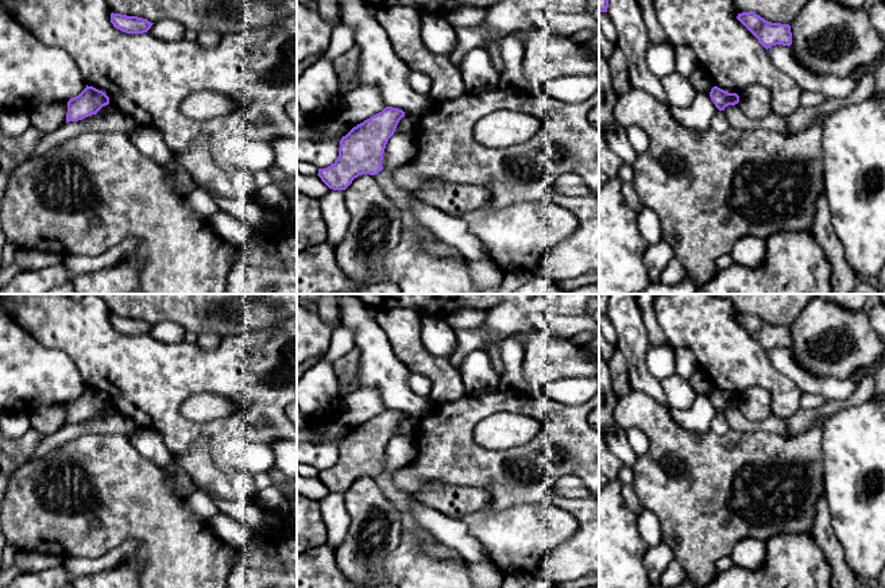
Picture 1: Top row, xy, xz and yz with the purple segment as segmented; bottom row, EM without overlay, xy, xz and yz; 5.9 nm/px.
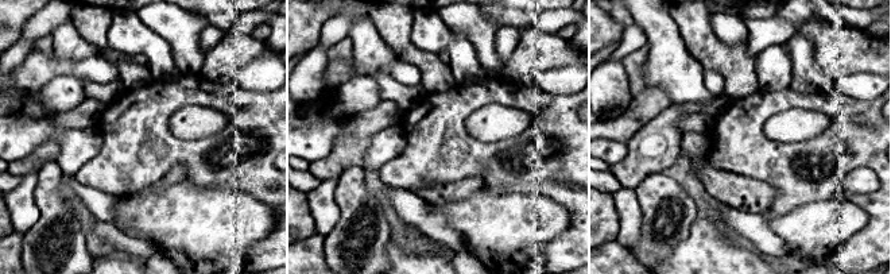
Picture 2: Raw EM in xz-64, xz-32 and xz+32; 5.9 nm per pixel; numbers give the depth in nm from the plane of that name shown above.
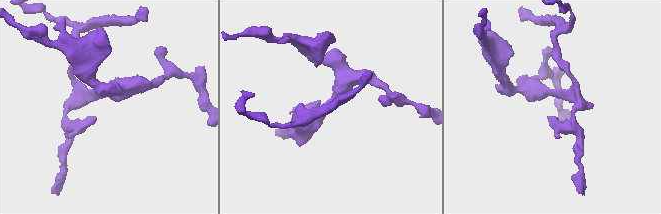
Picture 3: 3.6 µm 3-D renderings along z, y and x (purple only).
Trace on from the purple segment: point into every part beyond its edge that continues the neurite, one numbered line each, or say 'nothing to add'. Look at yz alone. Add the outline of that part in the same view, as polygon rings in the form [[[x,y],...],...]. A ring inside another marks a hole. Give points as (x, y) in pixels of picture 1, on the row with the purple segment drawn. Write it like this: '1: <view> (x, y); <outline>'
1: yz (737, 119); [[[738,104],[726,107],[724,115],[730,123],[730,127],[735,129],[741,131],[768,129],[784,135],[791,134],[791,131],[787,127],[787,120],[784,115],[770,113],[764,119],[749,119],[742,112]]]

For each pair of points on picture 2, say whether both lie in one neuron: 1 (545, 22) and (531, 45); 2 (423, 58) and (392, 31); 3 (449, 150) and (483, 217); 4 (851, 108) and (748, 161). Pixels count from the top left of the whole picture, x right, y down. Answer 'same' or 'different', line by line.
1: different
2: same
3: different
4: same

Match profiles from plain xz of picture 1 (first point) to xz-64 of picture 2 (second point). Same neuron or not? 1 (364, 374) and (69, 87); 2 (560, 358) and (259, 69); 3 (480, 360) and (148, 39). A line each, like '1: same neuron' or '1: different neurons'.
1: different neurons
2: different neurons
3: same neuron

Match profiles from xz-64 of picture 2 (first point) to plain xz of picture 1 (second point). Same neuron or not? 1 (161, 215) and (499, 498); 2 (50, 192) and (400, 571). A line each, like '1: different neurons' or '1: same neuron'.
1: different neurons
2: different neurons

